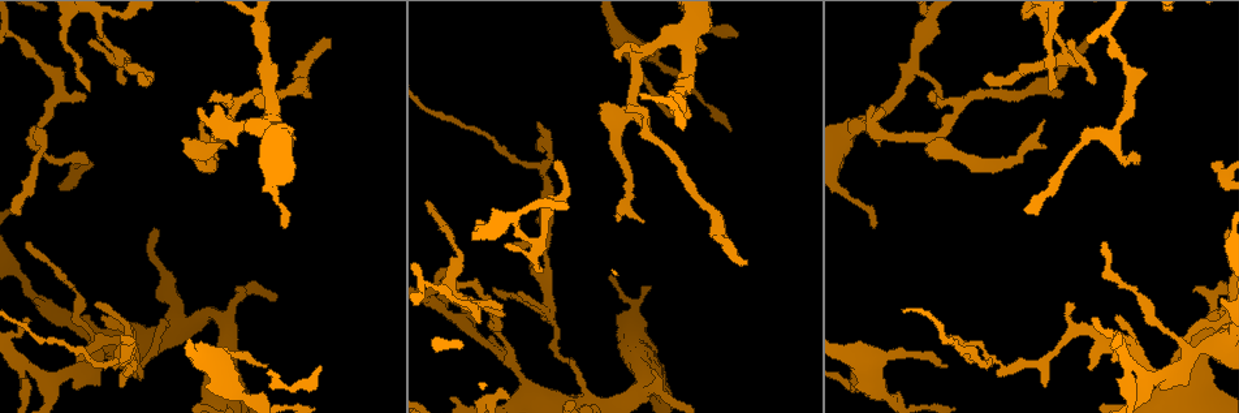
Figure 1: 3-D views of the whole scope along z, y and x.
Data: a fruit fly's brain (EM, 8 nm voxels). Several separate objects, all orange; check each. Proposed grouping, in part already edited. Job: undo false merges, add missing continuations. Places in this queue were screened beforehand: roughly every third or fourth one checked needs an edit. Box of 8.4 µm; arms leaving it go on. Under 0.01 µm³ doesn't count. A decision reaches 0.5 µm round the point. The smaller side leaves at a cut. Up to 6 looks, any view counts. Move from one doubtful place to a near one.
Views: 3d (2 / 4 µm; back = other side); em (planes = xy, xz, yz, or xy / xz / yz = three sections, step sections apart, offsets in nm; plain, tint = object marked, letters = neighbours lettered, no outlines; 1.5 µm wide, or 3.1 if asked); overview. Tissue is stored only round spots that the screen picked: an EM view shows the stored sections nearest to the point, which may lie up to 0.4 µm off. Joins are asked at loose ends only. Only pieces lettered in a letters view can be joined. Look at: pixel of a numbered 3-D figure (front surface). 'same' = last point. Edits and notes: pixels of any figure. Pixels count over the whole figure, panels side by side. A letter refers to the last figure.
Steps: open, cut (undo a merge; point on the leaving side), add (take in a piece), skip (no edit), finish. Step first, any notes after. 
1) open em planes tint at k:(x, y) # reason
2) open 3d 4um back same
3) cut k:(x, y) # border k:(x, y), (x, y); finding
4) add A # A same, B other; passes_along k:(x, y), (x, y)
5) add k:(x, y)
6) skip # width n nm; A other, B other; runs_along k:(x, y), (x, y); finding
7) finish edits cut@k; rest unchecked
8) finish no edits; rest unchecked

open 3d 4um at 1:(149, 81) # sharp bend

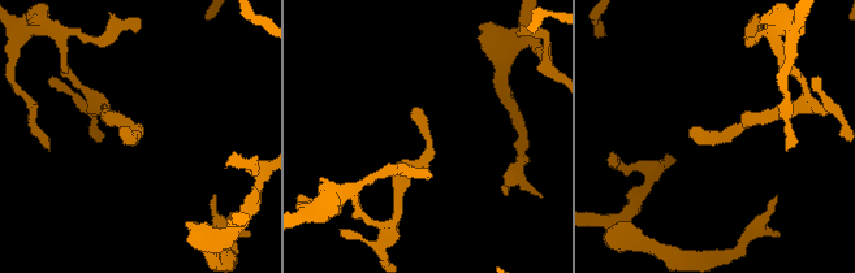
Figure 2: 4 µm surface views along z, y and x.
open em planes letters at 2:(729, 138)

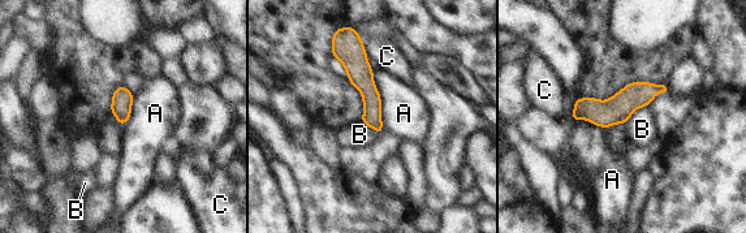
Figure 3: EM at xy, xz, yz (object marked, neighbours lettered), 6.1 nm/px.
skip # width 110 nm; A other, B other, C other; one neuron here

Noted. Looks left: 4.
open 3d 2um at 1:(215, 143) # three-way junction

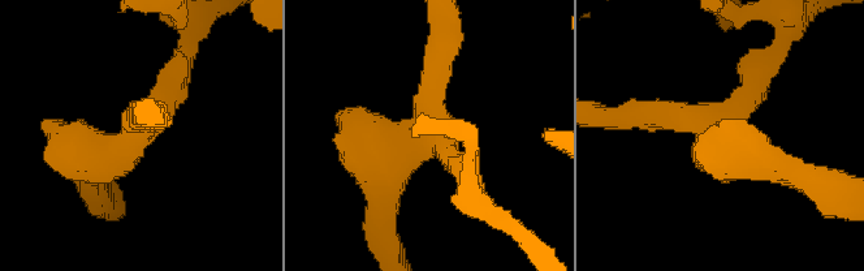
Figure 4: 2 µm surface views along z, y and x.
open em planes letters at 4:(712, 122)

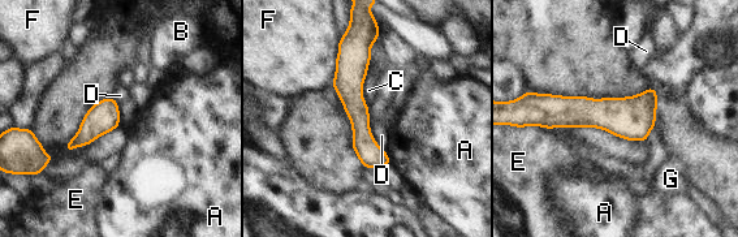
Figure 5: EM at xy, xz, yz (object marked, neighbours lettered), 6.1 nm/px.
skip # longest_contact D 300 nm; A other, B other, C other, D other, E other, F other, G other; continuous, no second neuron

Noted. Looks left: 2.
open em planes letters at 1:(1104, 242) # thin end

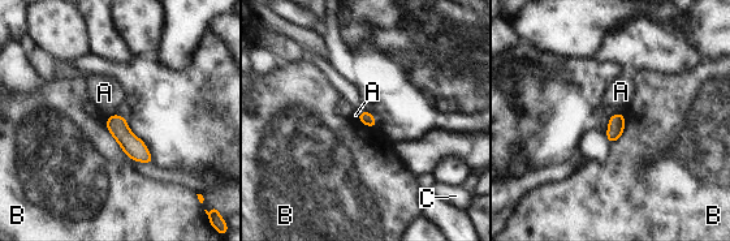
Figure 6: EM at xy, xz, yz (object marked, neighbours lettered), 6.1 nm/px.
skip # A other, B other, C other; border 6:(113, 113), (126, 120); none of them fits

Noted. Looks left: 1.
finish no edits; rest unchecked

